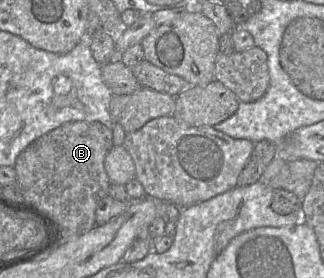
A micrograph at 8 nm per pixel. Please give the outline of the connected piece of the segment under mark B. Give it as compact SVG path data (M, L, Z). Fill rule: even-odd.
M76 121L66 123L31 143L16 159L16 183L23 192L25 202L43 212L49 219L57 249L66 240L74 239L96 227L96 208L100 200L109 195L110 180L104 161L114 146L113 130L99 122Z

